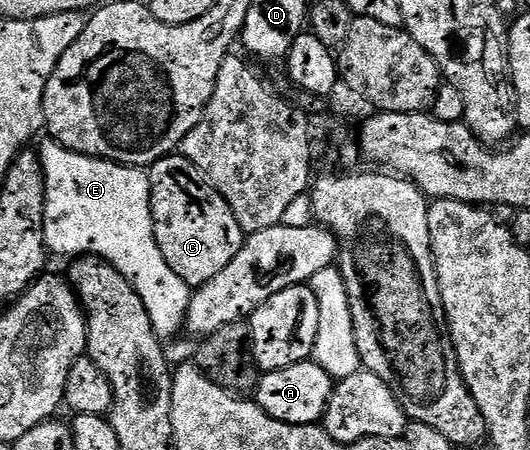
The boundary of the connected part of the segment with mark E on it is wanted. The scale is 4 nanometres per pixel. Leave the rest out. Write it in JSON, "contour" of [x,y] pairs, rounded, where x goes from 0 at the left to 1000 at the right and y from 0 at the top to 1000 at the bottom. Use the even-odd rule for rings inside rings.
{"contour":[[[87,309],[75,329],[75,347],[87,409],[87,484],[79,511],[89,556],[96,564],[119,562],[125,576],[164,567],[191,571],[219,593],[219,602],[226,602],[242,629],[249,629],[300,751],[328,749],[336,731],[340,740],[351,709],[351,687],[358,680],[362,642],[347,629],[347,620],[340,620],[340,611],[332,611],[332,602],[325,602],[325,593],[317,593],[309,567],[302,567],[283,467],[281,382],[258,367],[226,367],[219,358],[202,358],[198,349],[168,349],[145,340],[100,309]]]}

